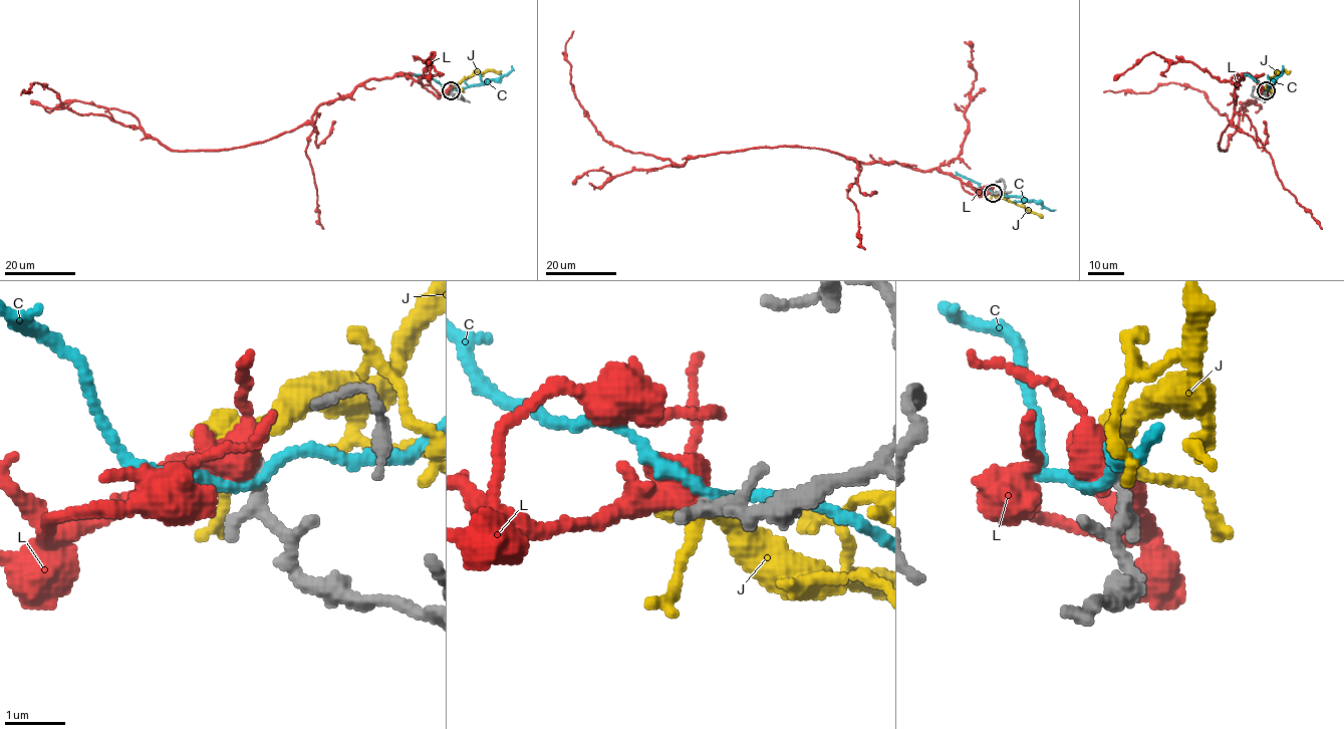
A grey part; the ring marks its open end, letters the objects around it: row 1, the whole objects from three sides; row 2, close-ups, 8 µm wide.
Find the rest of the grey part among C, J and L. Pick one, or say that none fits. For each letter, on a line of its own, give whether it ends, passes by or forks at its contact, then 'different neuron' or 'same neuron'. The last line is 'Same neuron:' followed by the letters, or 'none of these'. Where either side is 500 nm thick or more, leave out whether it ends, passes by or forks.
C: it passes by; different neuron
J: it passes by; same neuron
L: it forks there; different neuron
Same neuron: J

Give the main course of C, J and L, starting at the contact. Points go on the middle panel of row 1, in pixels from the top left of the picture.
C: (993, 193), (1039, 201), (1053, 210)
J: (993, 193), (1042, 217)
L: (993, 193), (971, 194), (934, 169), (801, 147), (682, 165), (624, 151), (576, 97), (573, 31)

